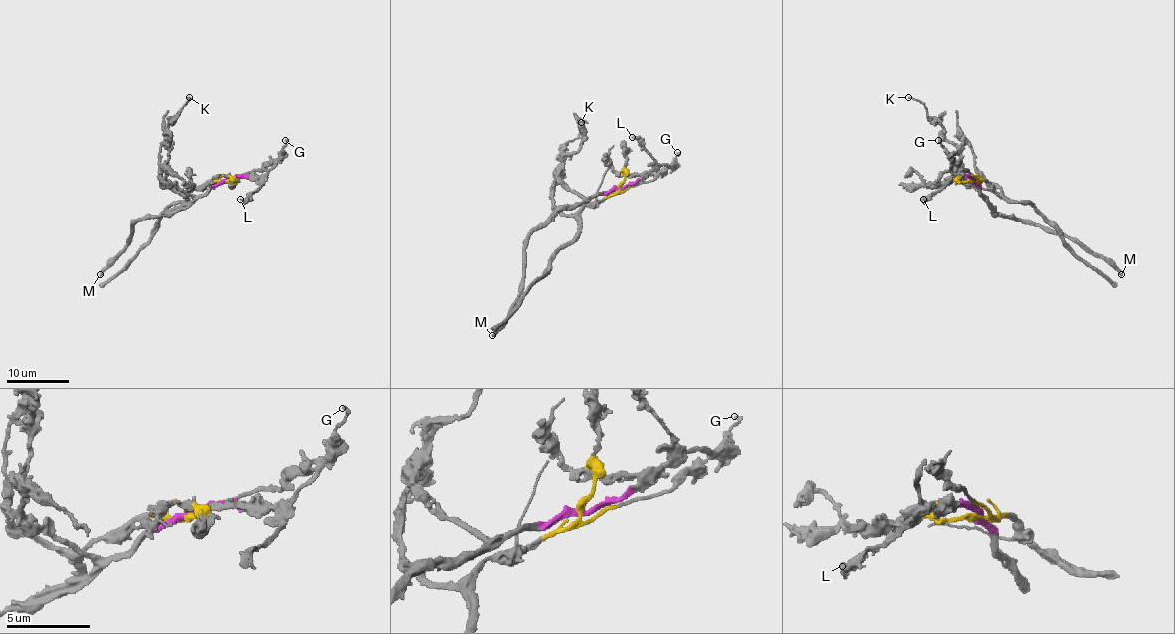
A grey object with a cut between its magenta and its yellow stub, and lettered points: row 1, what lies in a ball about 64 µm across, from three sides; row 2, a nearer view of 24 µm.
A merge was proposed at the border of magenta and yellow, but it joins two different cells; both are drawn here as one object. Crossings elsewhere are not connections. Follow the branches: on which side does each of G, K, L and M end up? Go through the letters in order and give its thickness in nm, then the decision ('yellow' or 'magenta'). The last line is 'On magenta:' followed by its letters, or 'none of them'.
G: calibre 180 nm; magenta
K: calibre 130 nm; magenta
L: calibre 240 nm; magenta
M: calibre 340 nm; magenta
On magenta: G, K, L, M

